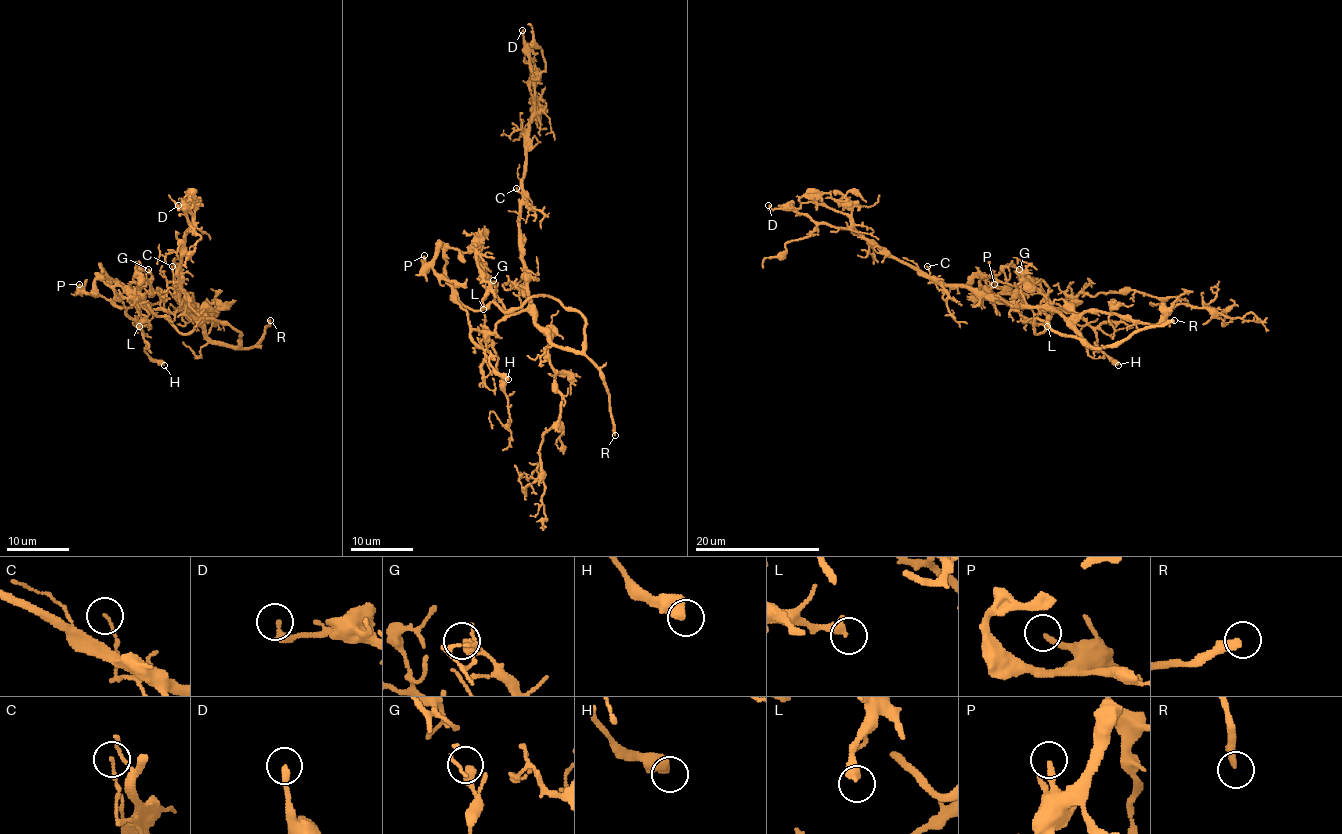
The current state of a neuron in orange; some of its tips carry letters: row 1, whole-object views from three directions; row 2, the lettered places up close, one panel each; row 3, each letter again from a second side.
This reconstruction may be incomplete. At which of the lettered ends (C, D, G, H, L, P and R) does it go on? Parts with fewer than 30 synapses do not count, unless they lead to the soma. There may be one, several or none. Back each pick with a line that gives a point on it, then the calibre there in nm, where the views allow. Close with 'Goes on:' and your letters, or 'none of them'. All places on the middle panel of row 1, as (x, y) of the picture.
D: Place: (522, 30). Thickness 280 nm
P: Place: (424, 255). Thickness 240 nm
R: Place: (615, 435). Thickness 300 nm
Goes on: D, P, R

